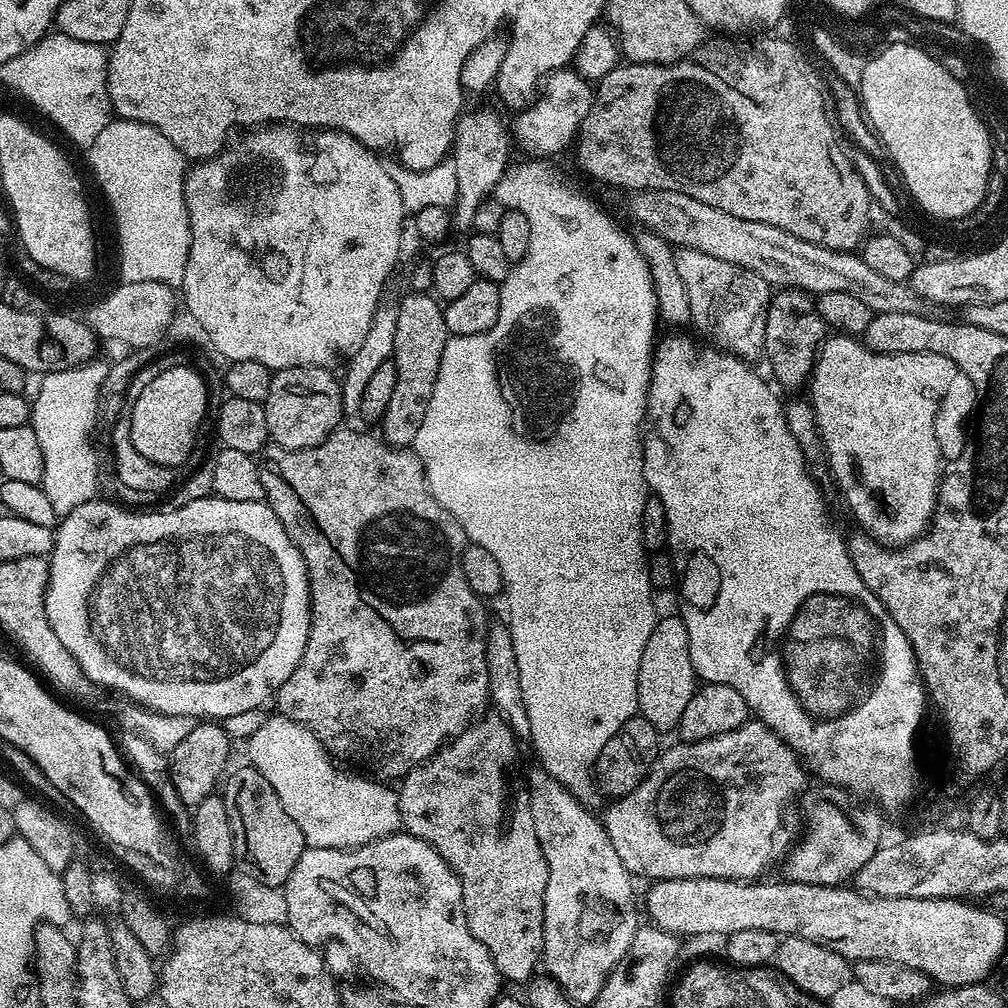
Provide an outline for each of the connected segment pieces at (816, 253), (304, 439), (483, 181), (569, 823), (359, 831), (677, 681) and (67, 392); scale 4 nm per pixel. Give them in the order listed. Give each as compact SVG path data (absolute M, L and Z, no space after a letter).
M637 192L631 197L632 216L641 225L641 229L653 232L662 237L666 243L677 249L693 248L699 252L710 254L714 258L722 258L722 262L730 262L739 268L750 270L758 274L758 278L765 280L773 289L801 288L817 297L837 291L841 294L850 294L858 298L874 314L916 314L925 311L926 302L915 290L911 283L894 278L885 278L882 274L870 270L866 266L863 255L856 252L838 252L830 250L824 244L806 242L786 230L778 230L766 222L750 222L742 218L734 218L734 214L726 214L726 210L714 210L714 206L706 206L706 202L698 202L698 198L690 198L686 194L677 192Z
M282 368L273 375L270 382L270 394L264 399L264 413L268 427L268 439L271 443L302 450L313 448L341 427L346 413L342 406L340 393L341 381L332 377L333 373L326 368Z
M476 112L473 116L465 115L457 123L456 138L452 142L452 151L450 153L450 163L456 168L456 202L452 205L450 211L452 214L452 226L457 233L467 233L472 228L474 218L478 210L484 205L485 200L489 199L495 193L498 182L504 177L504 173L509 171L508 155L514 152L514 140L510 135L509 125L504 124L504 120L496 112Z
M542 767L527 769L526 779L528 791L532 793L532 813L538 842L548 863L542 968L572 999L573 1005L591 1006L604 989L609 974L618 964L624 963L630 942L634 942L638 927L636 896L632 893L634 877L626 870L626 866L622 866L622 858L618 858L618 850L614 850L614 842L610 842L599 815L587 812L584 809L587 807L576 799L576 795Z
M272 714L246 740L246 746L247 763L256 768L270 786L274 786L274 794L278 794L282 810L298 822L298 830L302 830L307 847L361 848L364 844L395 836L401 831L397 789L379 779L367 775L351 776L335 768L340 766L333 763L320 739L306 726Z
M661 615L657 619L654 630L650 634L650 642L646 642L646 650L642 650L642 662L638 666L638 712L656 731L667 734L668 731L679 729L682 713L696 693L698 677L690 662L690 638L686 634L686 626L679 615Z
M93 358L87 364L79 364L70 370L47 373L31 401L34 434L38 434L38 446L42 446L44 478L42 487L57 517L68 516L78 506L97 499L100 481L98 472L101 461L96 460L96 448L92 445L92 431L98 423L98 394L106 378L109 361Z

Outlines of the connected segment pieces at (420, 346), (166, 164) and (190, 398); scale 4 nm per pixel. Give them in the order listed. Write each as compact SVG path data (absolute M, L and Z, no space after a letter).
M409 291L407 295L400 300L398 326L394 330L392 361L396 363L398 382L394 382L394 394L390 397L390 406L386 406L386 414L378 421L378 428L384 431L384 443L394 448L415 445L418 426L422 426L430 394L434 394L442 352L446 350L446 342L450 339L441 301L428 292Z
M112 118L102 134L94 138L86 156L116 219L116 236L120 239L119 279L179 285L184 279L192 241L184 197L184 155L154 126Z
M168 368L158 373L130 404L132 416L127 417L127 422L134 450L150 458L150 462L158 462L167 468L186 462L192 448L198 444L196 435L200 432L204 412L209 411L209 391L205 377L200 377L192 368Z

